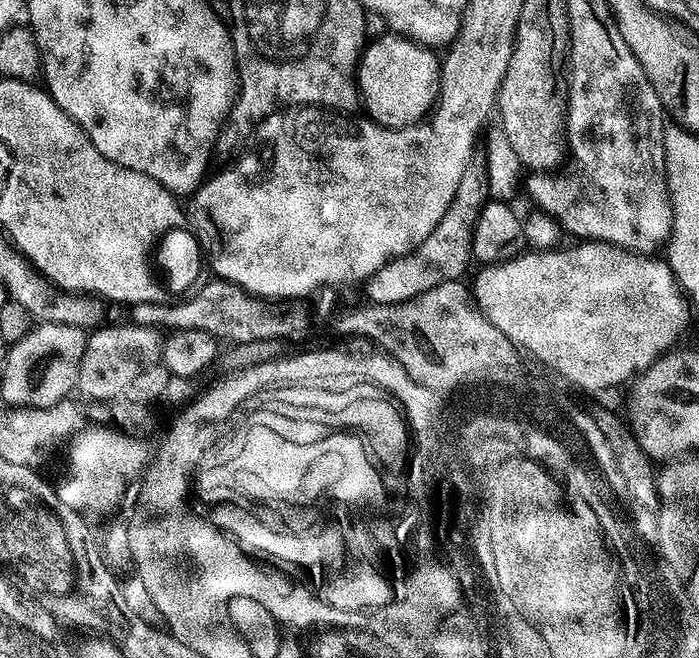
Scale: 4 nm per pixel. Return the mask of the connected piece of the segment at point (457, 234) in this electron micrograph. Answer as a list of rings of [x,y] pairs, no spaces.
[[[462,186],[454,194],[454,202],[442,214],[442,222],[426,238],[426,242],[419,244],[412,252],[399,256],[396,260],[388,261],[382,270],[378,270],[363,281],[362,289],[370,304],[397,304],[412,300],[422,295],[426,290],[434,290],[434,286],[442,286],[442,282],[460,280],[472,259],[472,231],[478,222],[478,214],[486,203],[486,192],[483,187],[468,188]]]

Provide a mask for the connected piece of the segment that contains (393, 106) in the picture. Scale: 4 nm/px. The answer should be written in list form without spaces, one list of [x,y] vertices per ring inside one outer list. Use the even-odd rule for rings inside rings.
[[[385,34],[375,37],[360,53],[360,64],[356,67],[356,87],[367,119],[374,120],[384,128],[408,128],[419,124],[431,113],[436,97],[440,94],[440,60],[431,47],[417,44],[407,36]]]

